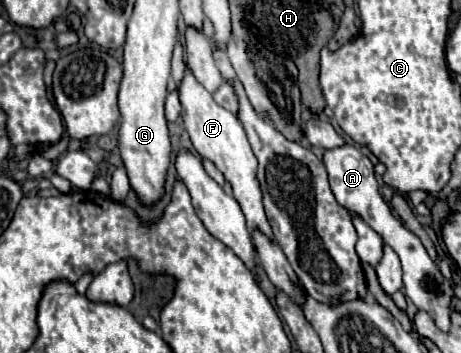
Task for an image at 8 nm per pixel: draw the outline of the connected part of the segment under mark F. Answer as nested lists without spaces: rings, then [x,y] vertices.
[[[185,68],[185,76],[177,90],[179,90],[179,102],[181,102],[181,118],[185,122],[185,128],[191,136],[195,150],[199,152],[201,158],[213,160],[215,166],[223,172],[225,180],[231,182],[233,196],[239,202],[239,206],[247,218],[247,228],[249,230],[259,228],[273,240],[271,226],[267,222],[263,202],[261,202],[259,182],[255,178],[255,154],[247,142],[247,134],[245,134],[243,126],[231,112],[227,112],[213,100],[213,94],[197,82],[197,78],[193,76],[193,72],[189,68]]]

